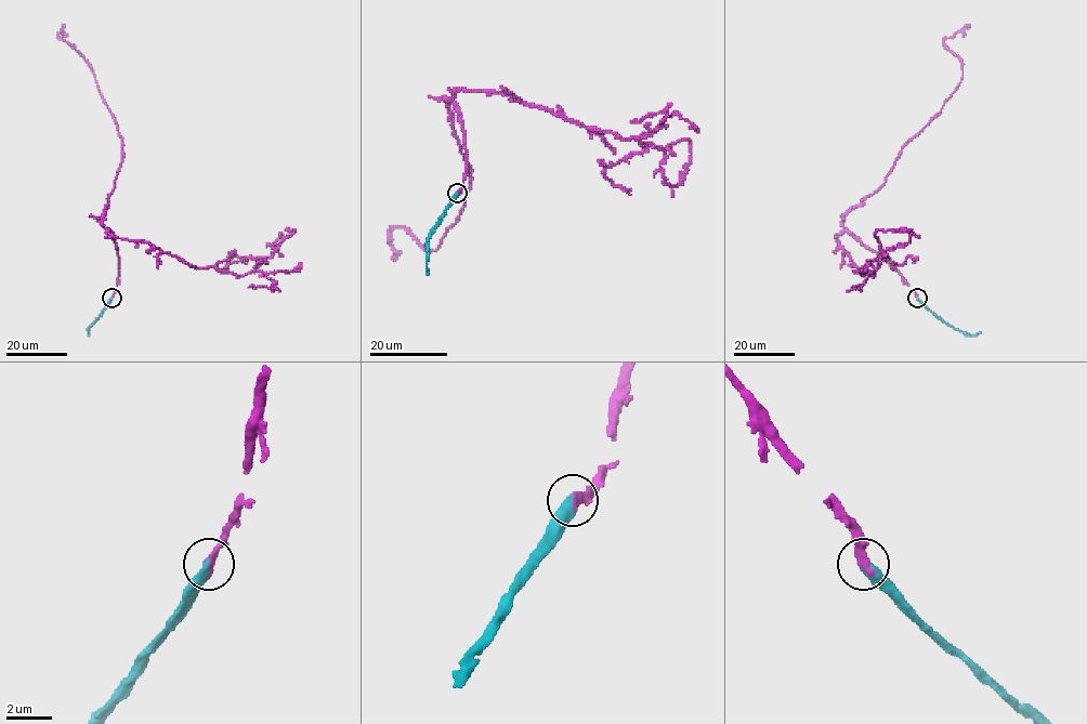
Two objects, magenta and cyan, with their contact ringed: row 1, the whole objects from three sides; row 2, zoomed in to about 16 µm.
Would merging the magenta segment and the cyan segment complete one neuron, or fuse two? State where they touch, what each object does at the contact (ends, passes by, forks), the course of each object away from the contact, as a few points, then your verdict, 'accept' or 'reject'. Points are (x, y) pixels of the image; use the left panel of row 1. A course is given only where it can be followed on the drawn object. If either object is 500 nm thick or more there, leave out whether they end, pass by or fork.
at (112, 298); magenta ends there; cyan ends there; magenta runs (112, 298), (117, 244), (102, 218), (121, 166), (122, 140), (94, 71), (59, 37), (61, 29); cyan runs (112, 298), (87, 332); accept

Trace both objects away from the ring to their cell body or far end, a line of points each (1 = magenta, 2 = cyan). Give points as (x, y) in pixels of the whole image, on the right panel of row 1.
1: (917, 298), (842, 218), (883, 184), (901, 148), (957, 88), (963, 62), (944, 40), (967, 29)
2: (917, 298), (954, 328), (972, 334), (981, 332)

